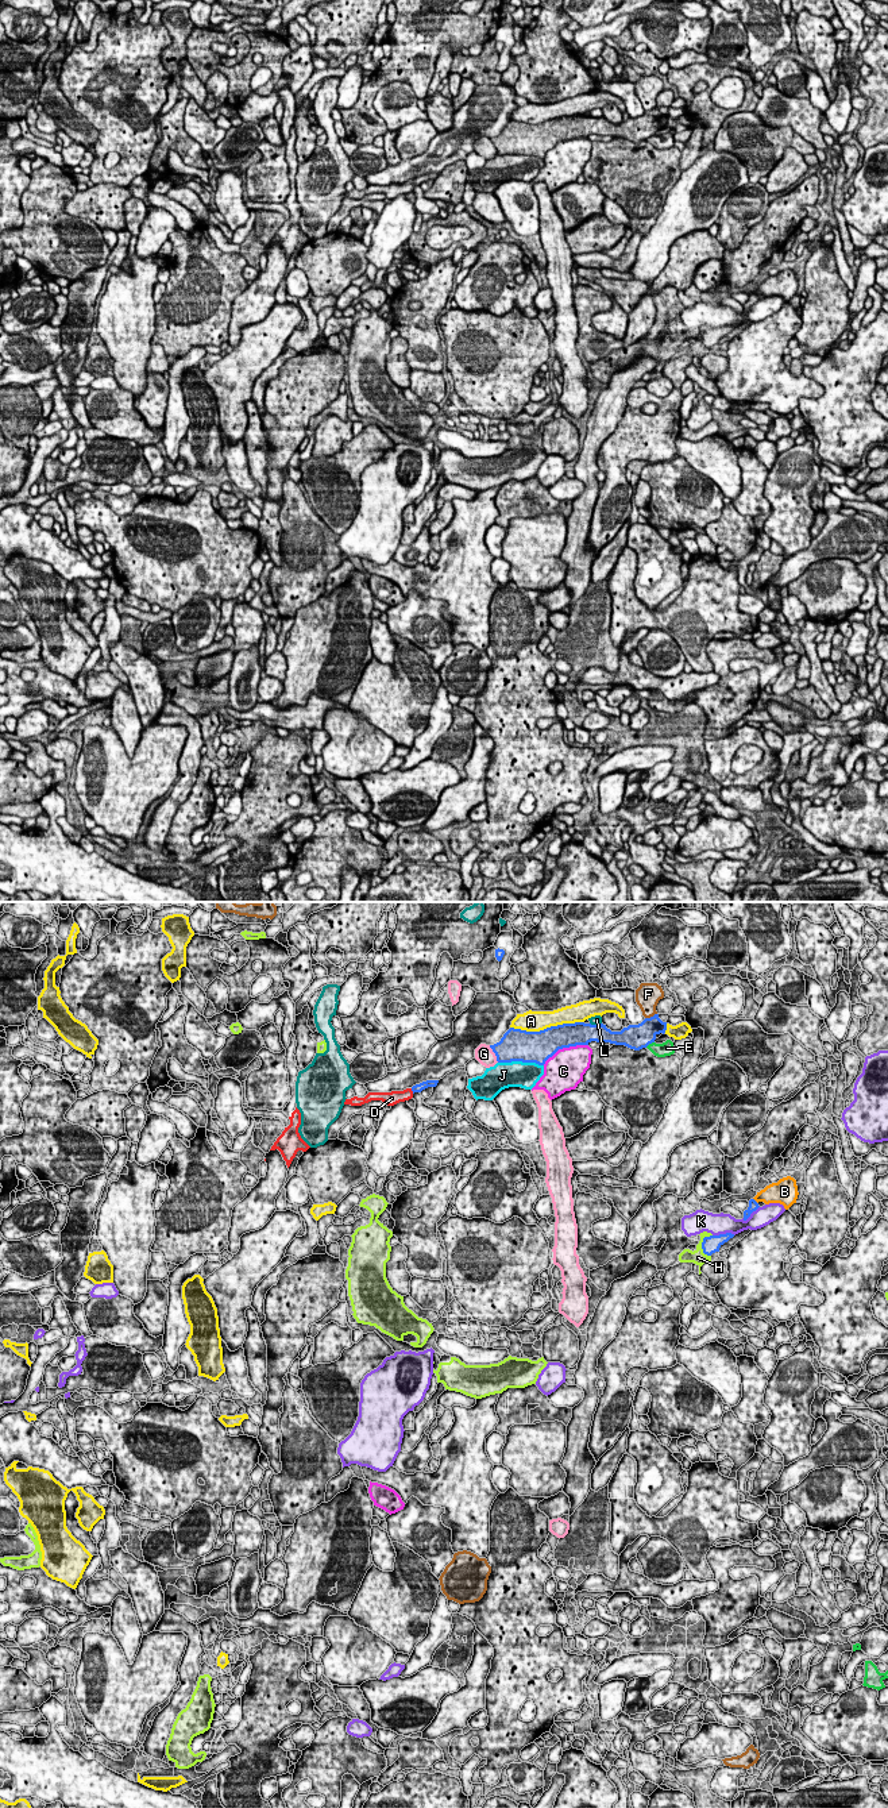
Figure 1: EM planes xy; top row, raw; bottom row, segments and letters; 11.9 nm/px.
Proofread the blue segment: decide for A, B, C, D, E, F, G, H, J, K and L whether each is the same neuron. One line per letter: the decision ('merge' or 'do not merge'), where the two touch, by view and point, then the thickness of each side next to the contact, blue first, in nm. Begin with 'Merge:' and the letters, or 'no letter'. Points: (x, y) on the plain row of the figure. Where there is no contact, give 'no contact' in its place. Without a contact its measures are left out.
Merge: D
A: do not merge | xy (547, 120) | 360/260 nm
B: do not merge | xy (755, 293) | 120/240 nm
C: do not merge | xy (564, 139) | 340/440 nm
D: merge | xy (412, 182) | 100/160 nm
E: do not merge | xy (649, 135) | 300/170 nm
F: do not merge | xy (651, 110) | 280/280 nm
G: do not merge | xy (494, 145) | 360/220 nm
H: do not merge | xy (702, 336) | 200/170 nm
J: do not merge | xy (521, 153) | 380/320 nm
K: do not merge | xy (724, 327) | 200/260 nm
L: do not merge | xy (595, 118) | 280/120 nm

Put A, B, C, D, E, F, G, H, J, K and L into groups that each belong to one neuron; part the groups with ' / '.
A J / B / C / D / E / F / G / H / K / L

